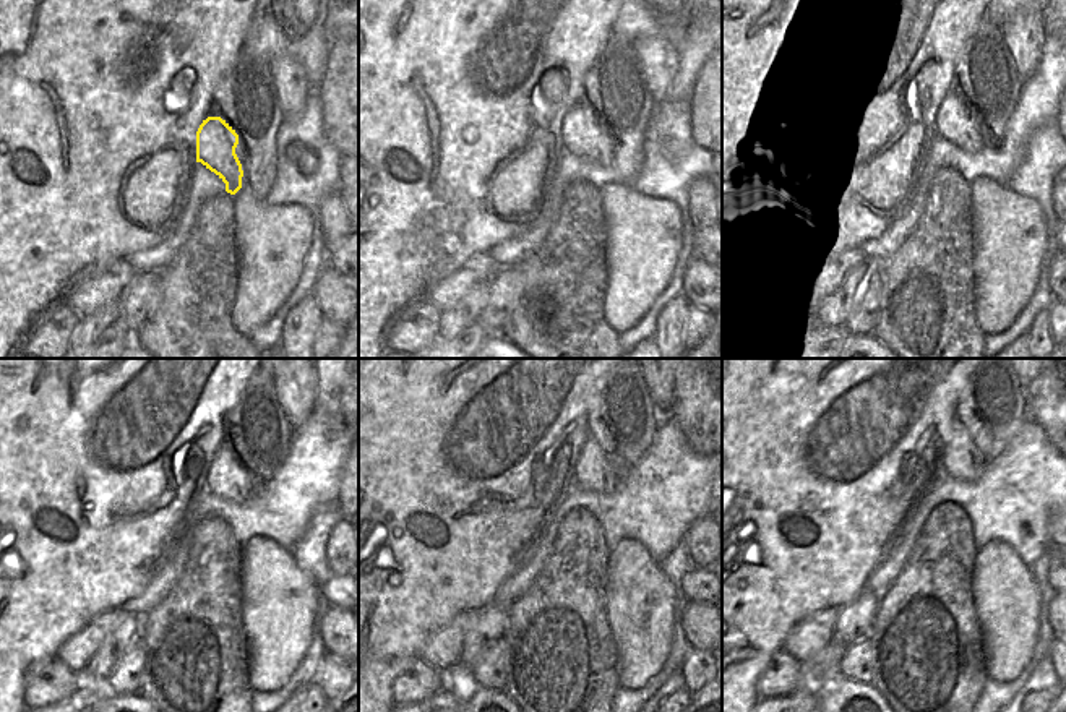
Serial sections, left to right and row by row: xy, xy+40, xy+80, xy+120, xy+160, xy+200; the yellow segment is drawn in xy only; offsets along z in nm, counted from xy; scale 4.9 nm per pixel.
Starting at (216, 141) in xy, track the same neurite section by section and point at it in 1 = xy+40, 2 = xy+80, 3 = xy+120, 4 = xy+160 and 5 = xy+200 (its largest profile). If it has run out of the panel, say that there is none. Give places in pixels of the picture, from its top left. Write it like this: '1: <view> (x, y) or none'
1: xy+40 (583, 133)
2: xy+80 (956, 124)
3: xy+120 (227, 477)
4: xy+160 (593, 471)
5: xy+200 (961, 458)

